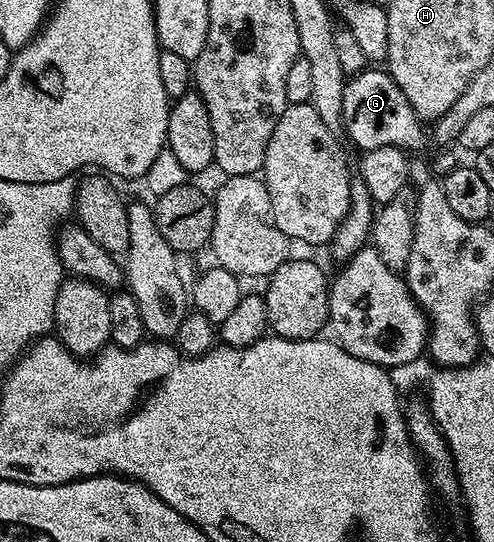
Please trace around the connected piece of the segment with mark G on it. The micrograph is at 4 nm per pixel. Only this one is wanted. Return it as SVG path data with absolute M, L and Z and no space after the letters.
M368 67L356 76L347 78L342 95L342 115L344 116L343 132L348 132L349 139L357 145L357 150L360 151L374 147L398 147L405 151L413 151L412 149L423 147L424 137L426 141L425 122L421 121L419 115L414 111L414 107L410 107L406 95L402 95L402 91L398 87L398 83L394 83L391 75L380 67Z

